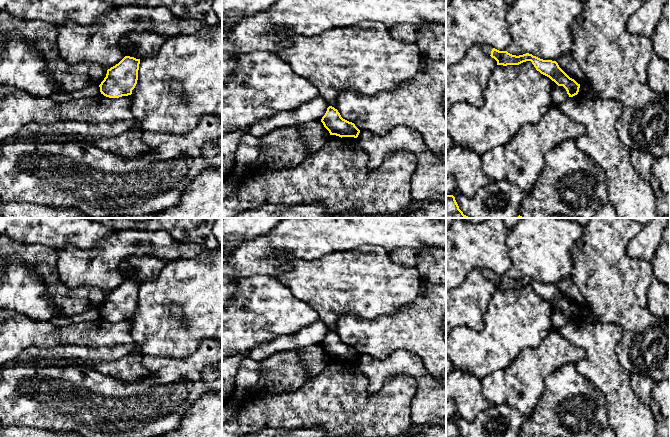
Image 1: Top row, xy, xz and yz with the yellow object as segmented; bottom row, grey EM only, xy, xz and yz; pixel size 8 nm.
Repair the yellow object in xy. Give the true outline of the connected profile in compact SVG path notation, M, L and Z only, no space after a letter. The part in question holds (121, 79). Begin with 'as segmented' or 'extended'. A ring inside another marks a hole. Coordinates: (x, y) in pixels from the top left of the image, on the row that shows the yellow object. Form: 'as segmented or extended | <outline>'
as segmented | M125 56L108 69L106 77L99 85L101 94L109 98L131 95L137 84L139 64L140 59Z

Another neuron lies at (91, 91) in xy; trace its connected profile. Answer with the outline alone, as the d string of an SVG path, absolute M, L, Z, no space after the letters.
M93 84L88 86L82 90L75 91L73 93L66 93L66 94L54 94L51 98L55 102L65 102L70 101L71 99L80 99L80 98L93 98L96 96L101 95L100 87L97 84Z

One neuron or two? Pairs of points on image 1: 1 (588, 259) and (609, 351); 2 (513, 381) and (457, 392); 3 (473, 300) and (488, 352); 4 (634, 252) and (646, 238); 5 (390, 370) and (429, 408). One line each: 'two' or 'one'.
1: two
2: two
3: two
4: one
5: one

